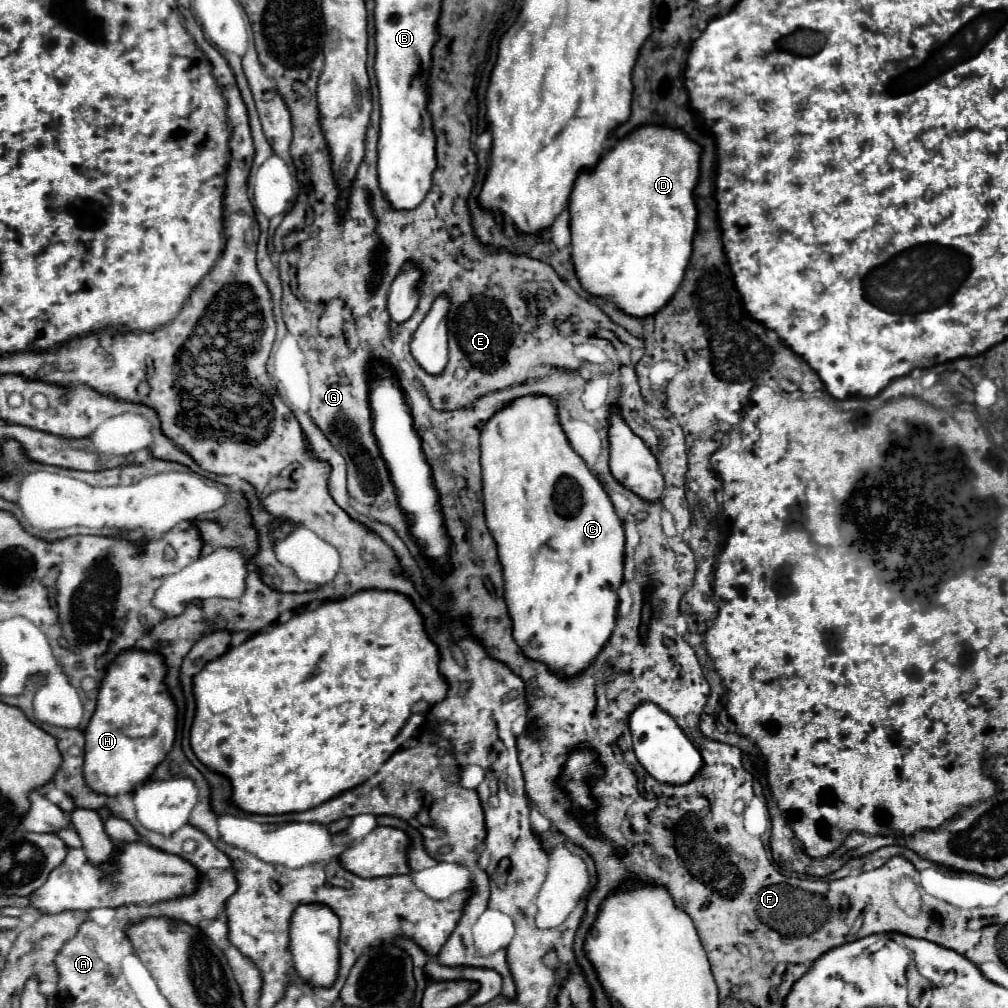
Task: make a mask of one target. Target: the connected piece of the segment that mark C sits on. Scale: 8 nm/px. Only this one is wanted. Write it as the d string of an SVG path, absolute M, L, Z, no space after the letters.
M524 395L510 401L506 407L496 411L484 425L480 435L482 447L482 497L484 497L484 513L486 525L498 545L498 557L504 567L504 597L508 601L508 611L514 623L514 637L516 643L524 649L524 655L536 661L544 661L556 675L572 677L586 669L590 661L594 661L596 653L600 653L602 645L612 635L616 615L618 615L618 587L622 583L622 569L624 569L624 525L618 517L608 493L604 491L598 477L588 469L586 461L572 449L562 425L560 413L554 399L546 395Z

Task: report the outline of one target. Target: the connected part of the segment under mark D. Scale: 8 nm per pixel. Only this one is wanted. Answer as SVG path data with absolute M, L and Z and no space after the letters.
M640 125L608 149L592 169L580 171L570 195L570 231L574 269L588 293L614 299L632 317L652 315L672 299L692 255L698 219L694 189L700 175L700 153L702 147L682 129Z

